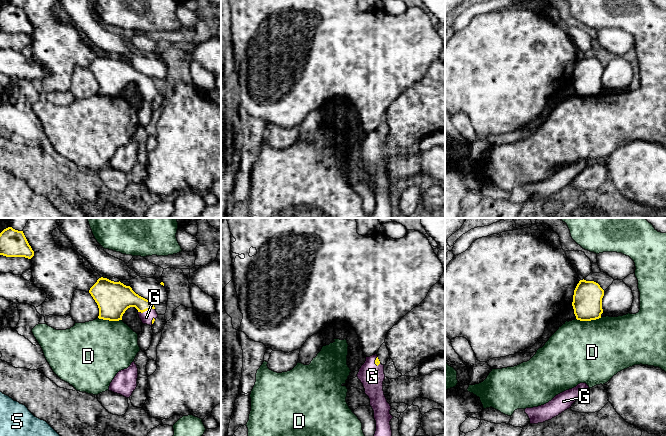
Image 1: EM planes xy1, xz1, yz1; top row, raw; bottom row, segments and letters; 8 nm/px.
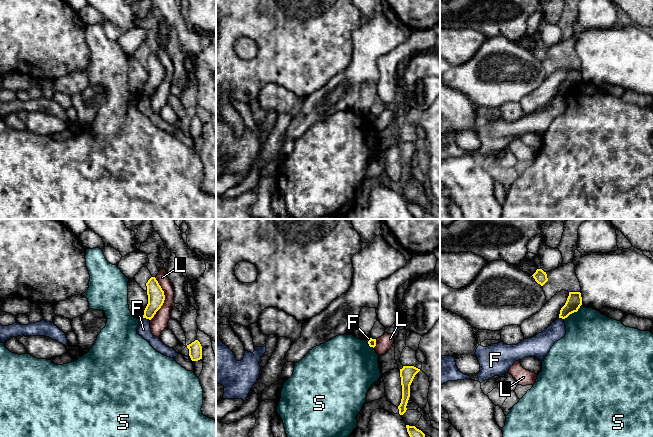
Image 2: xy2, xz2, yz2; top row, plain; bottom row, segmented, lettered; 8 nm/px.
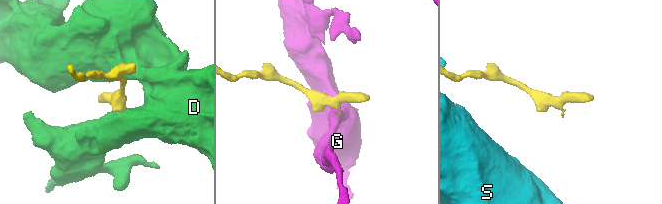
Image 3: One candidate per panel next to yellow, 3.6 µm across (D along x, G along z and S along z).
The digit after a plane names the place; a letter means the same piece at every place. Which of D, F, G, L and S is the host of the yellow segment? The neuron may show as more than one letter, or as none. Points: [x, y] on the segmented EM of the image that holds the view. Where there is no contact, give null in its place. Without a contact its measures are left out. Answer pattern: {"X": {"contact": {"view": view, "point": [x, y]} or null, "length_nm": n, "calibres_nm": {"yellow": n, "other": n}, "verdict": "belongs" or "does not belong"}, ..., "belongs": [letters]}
{"D": {"contact": {"view": "yz1", "point": [588, 320]}, "length_nm": 200, "calibres_nm": {"yellow": 240, "other": 500}, "verdict": "does not belong"}, "F": {"contact": {"view": "xy2", "point": [146, 318]}, "length_nm": 60, "calibres_nm": {"yellow": 140, "other": 110}, "verdict": "does not belong"}, "G": {"contact": {"view": "xy1", "point": [146, 310]}, "length_nm": 140, "calibres_nm": {"yellow": 220, "other": 100}, "verdict": "belongs"}, "L": {"contact": {"view": "xy2", "point": [164, 299]}, "length_nm": 360, "calibres_nm": {"yellow": 140, "other": 140}, "verdict": "does not belong"}, "S": {"contact": {"view": "yz2", "point": [573, 312]}, "length_nm": 190, "calibres_nm": {"yellow": 120, "other": 400}, "verdict": "does not belong"}, "belongs": ["G"]}

